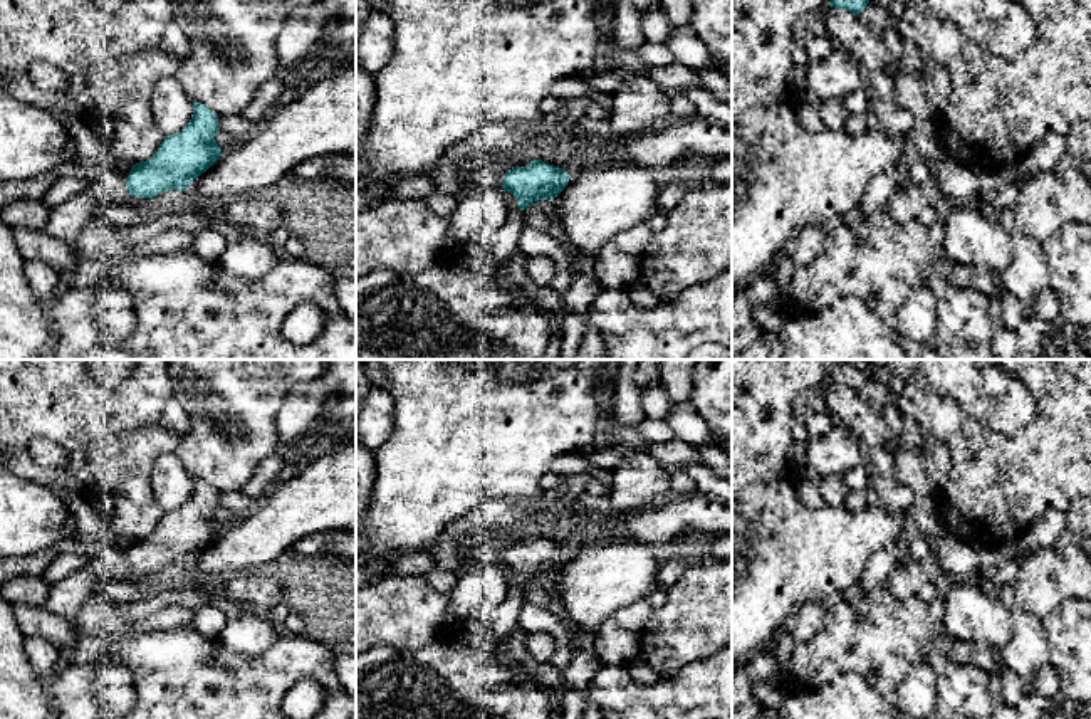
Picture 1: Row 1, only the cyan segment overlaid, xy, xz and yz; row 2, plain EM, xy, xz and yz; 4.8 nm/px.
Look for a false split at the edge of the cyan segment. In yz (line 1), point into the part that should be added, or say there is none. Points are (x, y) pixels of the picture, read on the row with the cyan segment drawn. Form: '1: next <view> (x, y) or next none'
1: next none

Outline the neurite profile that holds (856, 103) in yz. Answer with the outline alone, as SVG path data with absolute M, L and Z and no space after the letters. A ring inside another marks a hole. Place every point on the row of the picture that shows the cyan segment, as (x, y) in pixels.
M868 87L851 91L841 104L846 116L864 116L871 104L871 91Z

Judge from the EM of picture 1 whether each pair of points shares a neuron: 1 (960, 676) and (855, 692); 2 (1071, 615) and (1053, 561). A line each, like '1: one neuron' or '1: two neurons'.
1: two neurons
2: two neurons

